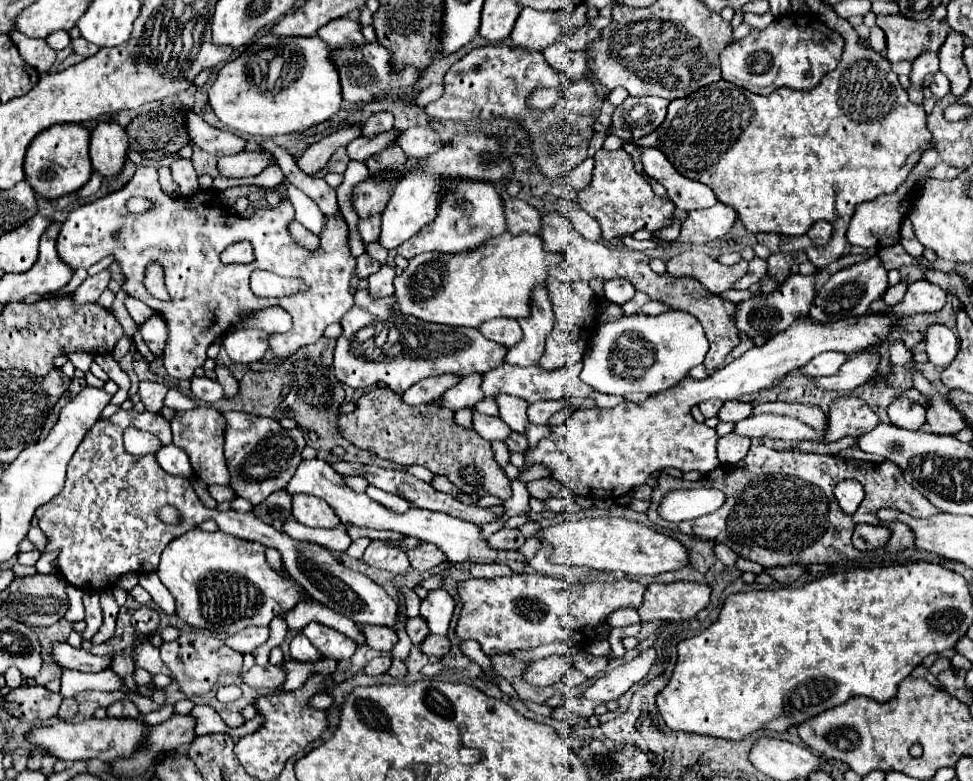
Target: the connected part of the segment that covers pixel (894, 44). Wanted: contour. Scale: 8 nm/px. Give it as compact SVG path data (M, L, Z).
M940 5L934 15L926 21L910 21L901 14L895 15L878 15L876 17L876 25L886 33L888 39L888 47L886 47L886 59L890 63L896 61L914 61L916 57L920 57L926 51L938 51L942 47L942 43L946 41L948 33L952 31L948 21L946 21L946 7Z

